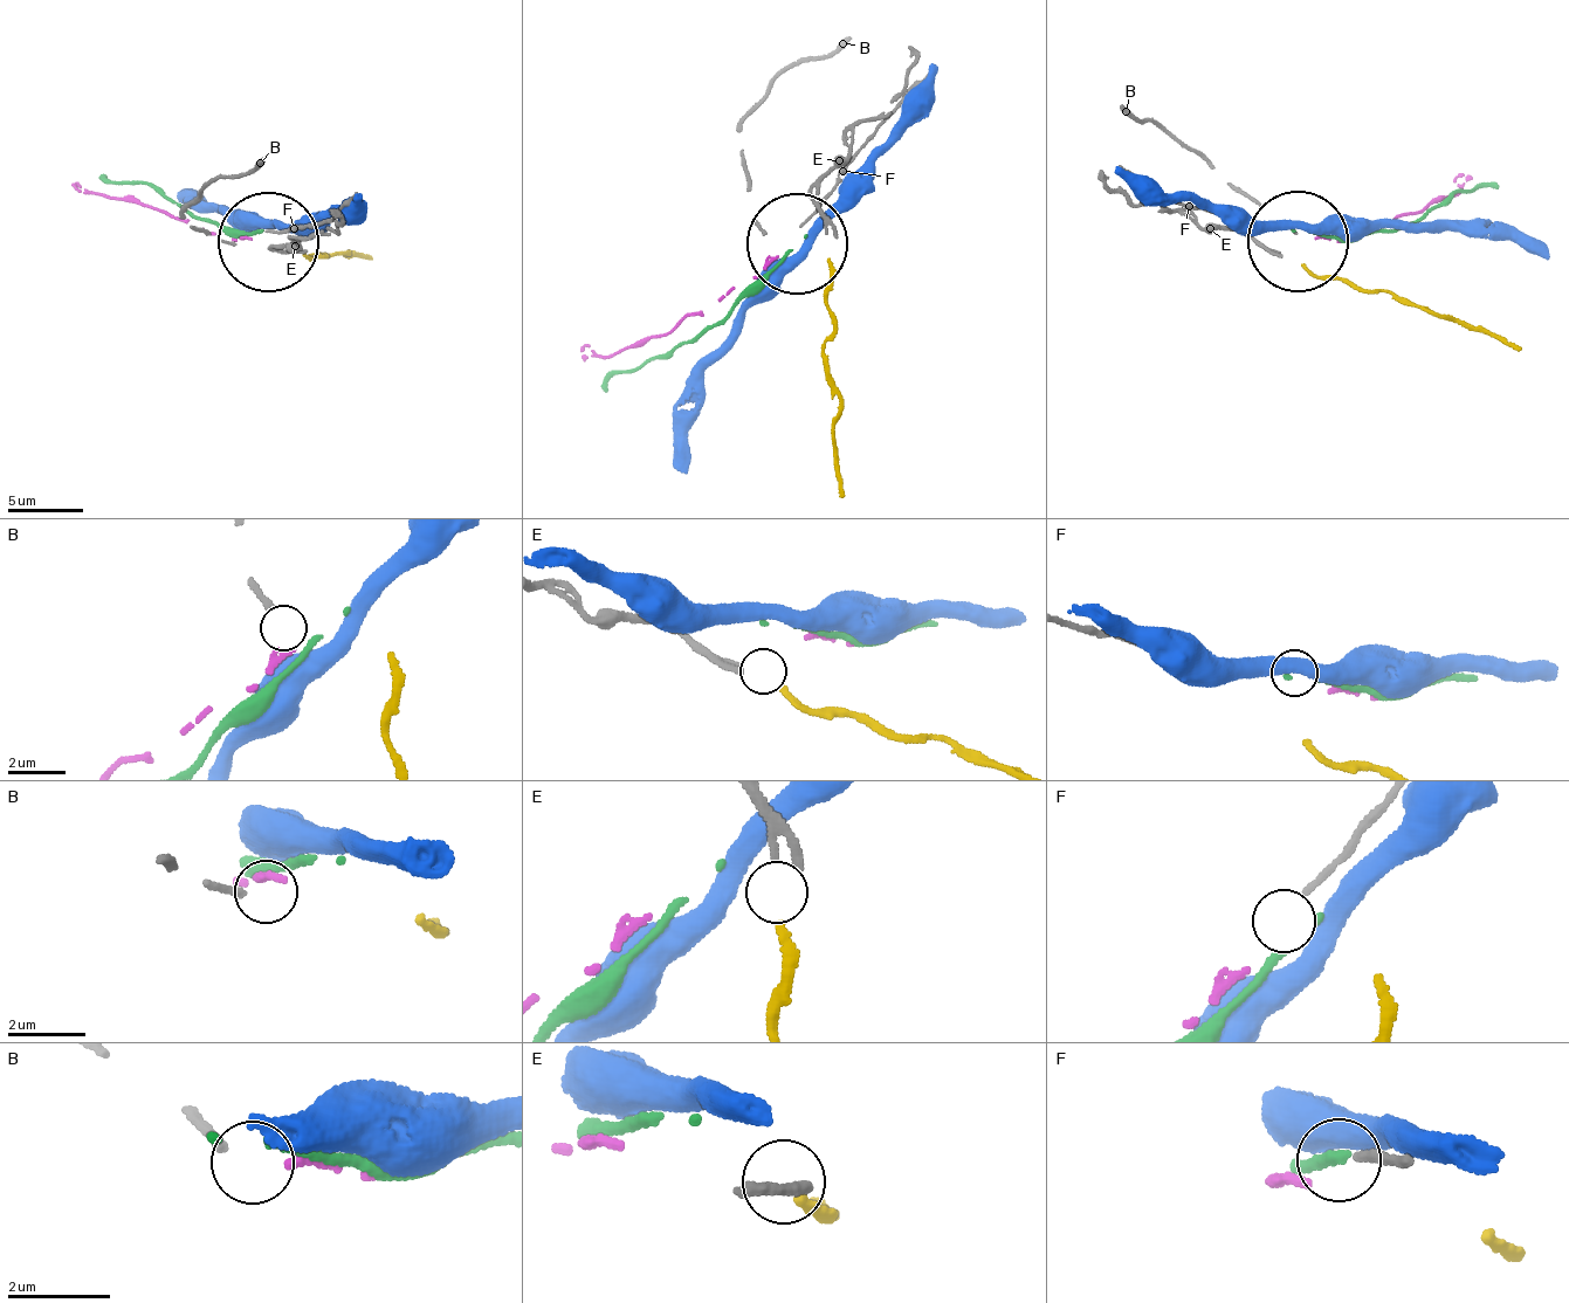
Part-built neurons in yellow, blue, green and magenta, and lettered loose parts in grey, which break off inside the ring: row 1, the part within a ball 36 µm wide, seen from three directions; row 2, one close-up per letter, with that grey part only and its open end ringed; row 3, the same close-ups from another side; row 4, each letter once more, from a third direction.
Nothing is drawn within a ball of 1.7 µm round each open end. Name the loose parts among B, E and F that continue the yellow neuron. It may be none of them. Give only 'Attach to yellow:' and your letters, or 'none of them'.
Attach to yellow: E

